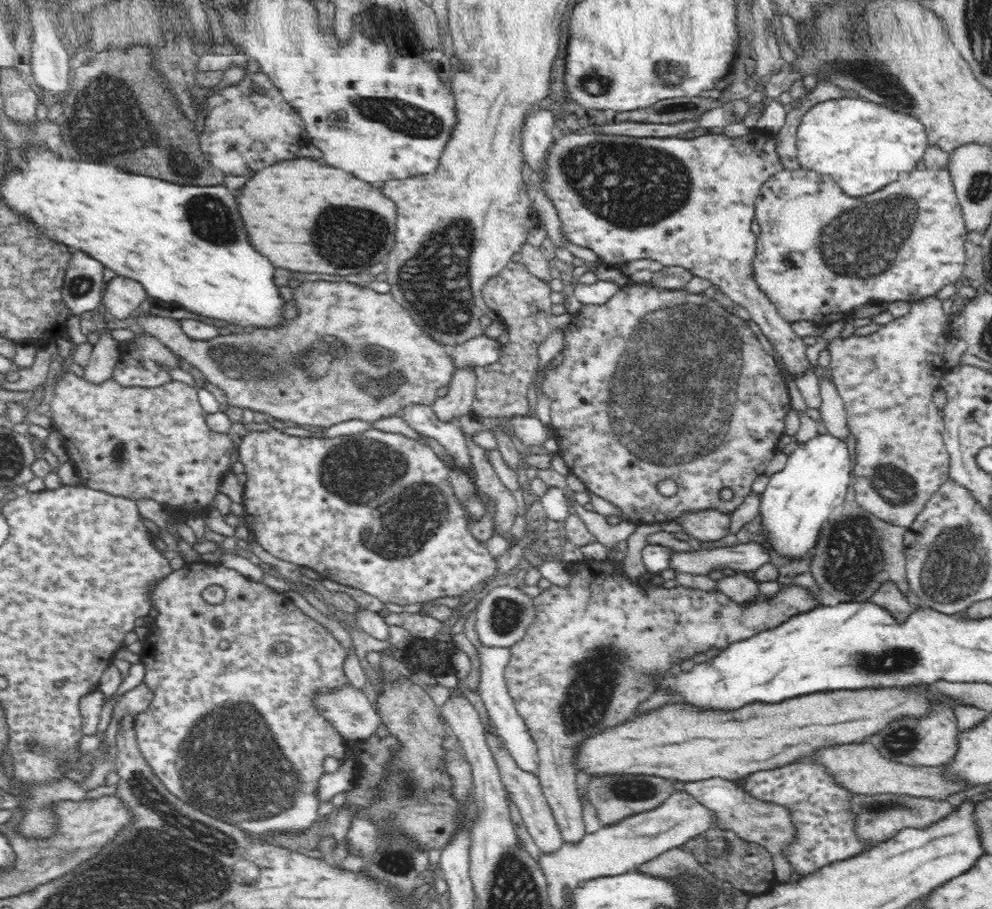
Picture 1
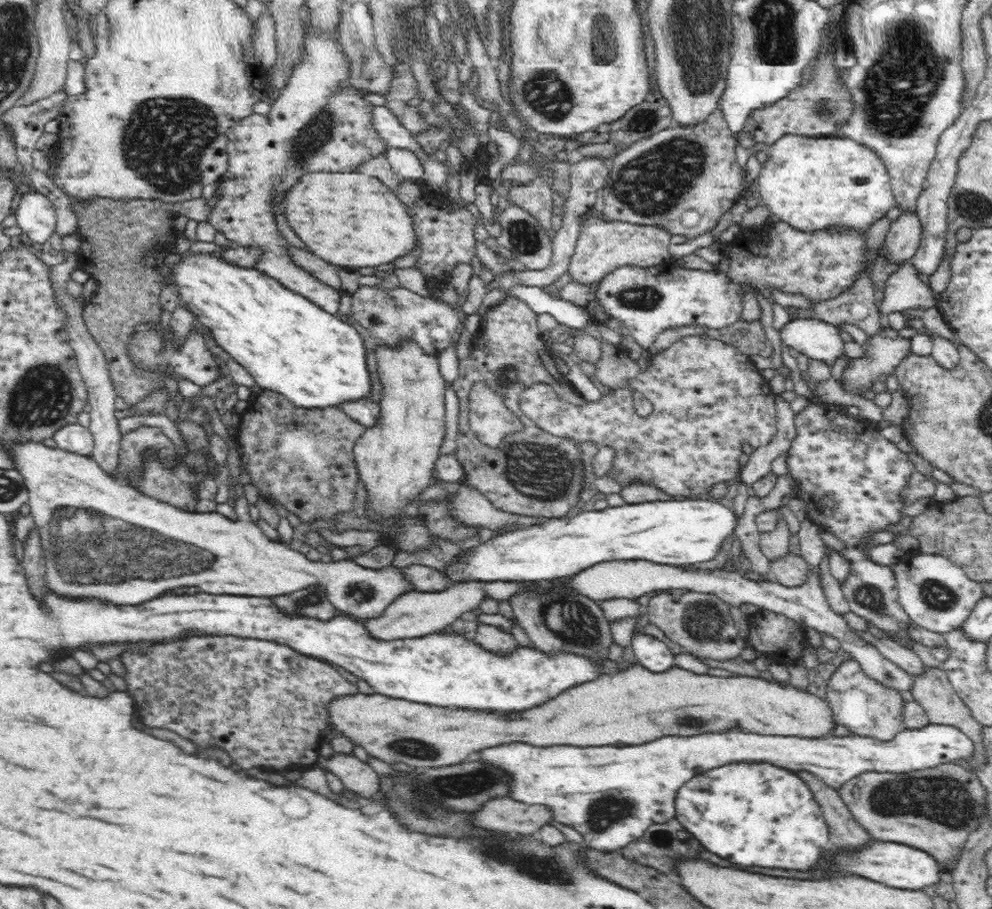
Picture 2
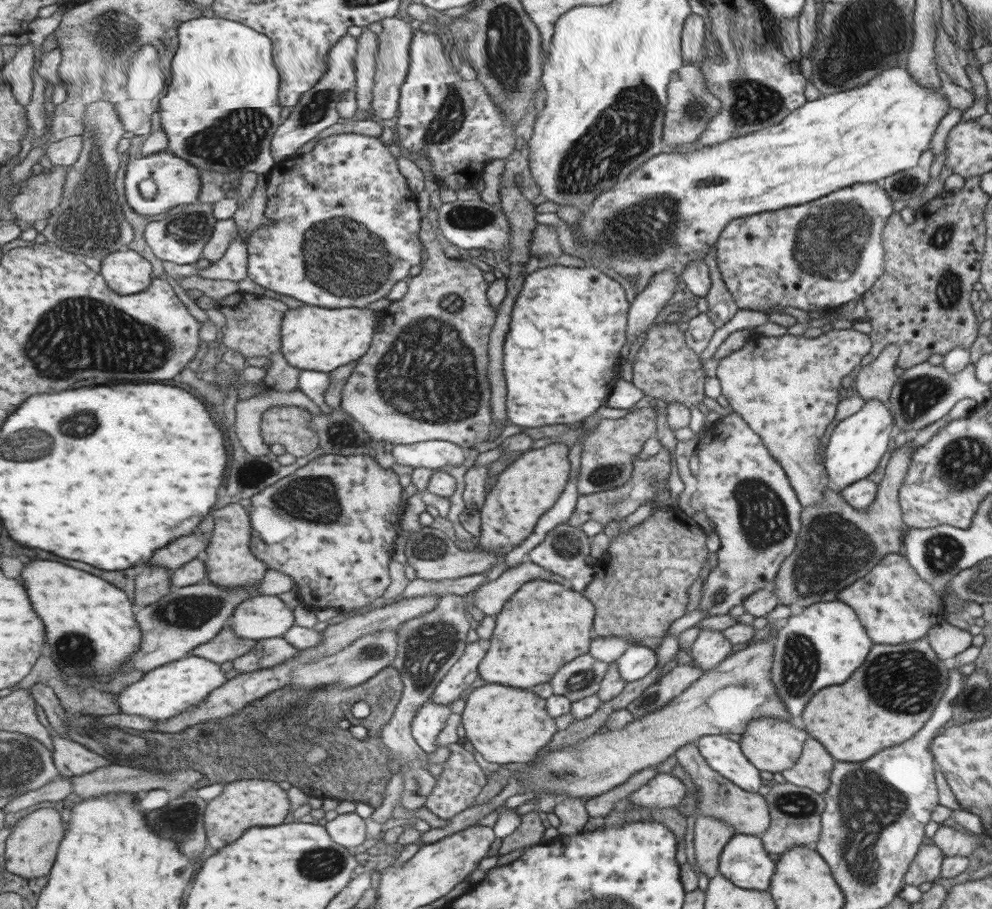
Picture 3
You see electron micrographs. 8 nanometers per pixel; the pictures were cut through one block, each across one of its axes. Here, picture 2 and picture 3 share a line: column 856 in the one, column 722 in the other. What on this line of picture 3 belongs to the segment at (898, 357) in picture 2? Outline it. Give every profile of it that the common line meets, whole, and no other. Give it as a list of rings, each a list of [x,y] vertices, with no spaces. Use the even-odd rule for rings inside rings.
[[[832,329],[817,338],[790,336],[787,333],[757,338],[755,344],[751,340],[718,360],[715,378],[720,385],[720,394],[729,403],[732,412],[742,417],[748,427],[761,437],[765,448],[768,448],[789,477],[789,484],[795,489],[802,506],[820,502],[829,489],[828,474],[821,460],[821,436],[833,420],[833,414],[836,414],[841,378],[849,374],[865,355],[870,354],[869,348],[871,342],[867,335],[855,330]]]

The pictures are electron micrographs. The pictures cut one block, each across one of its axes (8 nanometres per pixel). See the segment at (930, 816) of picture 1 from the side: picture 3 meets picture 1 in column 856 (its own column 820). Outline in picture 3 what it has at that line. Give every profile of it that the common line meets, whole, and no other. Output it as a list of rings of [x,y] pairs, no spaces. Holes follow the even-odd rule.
[[[776,784],[765,794],[765,801],[771,810],[771,822],[759,837],[769,852],[780,855],[791,847],[812,847],[815,844],[822,832],[820,816],[825,808],[824,798],[820,793],[793,784]]]

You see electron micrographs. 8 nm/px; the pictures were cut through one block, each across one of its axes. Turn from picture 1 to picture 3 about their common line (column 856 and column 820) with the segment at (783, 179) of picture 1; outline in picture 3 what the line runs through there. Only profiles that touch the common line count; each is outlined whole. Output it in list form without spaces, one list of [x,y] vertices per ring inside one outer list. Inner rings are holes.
[[[876,182],[855,183],[852,186],[841,188],[839,191],[830,192],[820,199],[800,204],[792,207],[780,208],[779,210],[759,212],[756,215],[749,215],[733,219],[723,228],[721,235],[716,240],[717,272],[723,280],[723,284],[729,292],[735,306],[749,310],[758,310],[761,312],[778,312],[779,309],[797,308],[805,313],[816,309],[825,309],[834,312],[837,308],[844,307],[850,302],[862,301],[865,292],[869,291],[876,280],[885,272],[885,252],[886,248],[881,246],[881,232],[884,231],[885,223],[888,222],[889,216],[897,213],[897,208],[893,208],[893,201],[887,193],[877,186]]]

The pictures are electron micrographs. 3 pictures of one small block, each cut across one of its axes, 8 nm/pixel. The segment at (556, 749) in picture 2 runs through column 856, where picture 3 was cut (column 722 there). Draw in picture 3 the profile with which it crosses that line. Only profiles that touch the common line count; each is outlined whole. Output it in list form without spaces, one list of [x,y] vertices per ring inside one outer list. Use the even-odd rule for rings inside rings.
[[[706,735],[696,741],[696,748],[700,752],[701,758],[705,760],[705,764],[719,774],[725,777],[733,785],[738,788],[745,789],[747,792],[757,792],[761,786],[761,778],[759,778],[759,769],[754,768],[749,760],[744,756],[740,745],[733,740],[727,740],[722,735]]]

